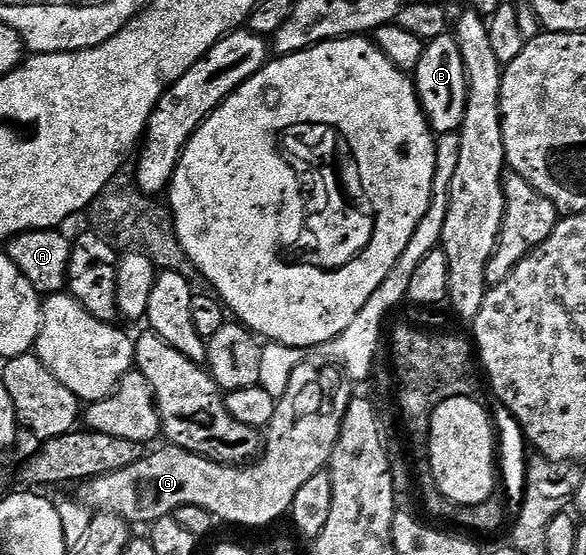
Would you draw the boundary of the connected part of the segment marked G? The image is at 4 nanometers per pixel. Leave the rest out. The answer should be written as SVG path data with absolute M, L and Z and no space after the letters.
M304 362L297 366L297 370L293 370L289 386L285 386L285 394L276 403L273 422L269 422L265 429L265 447L254 462L242 466L218 464L216 460L198 456L184 448L166 446L157 449L152 456L151 453L144 455L143 459L125 470L117 470L90 481L86 485L86 503L100 513L120 516L132 526L150 526L172 515L181 506L201 506L220 521L228 520L243 528L263 528L282 516L284 519L291 511L293 498L297 498L297 490L301 490L301 486L305 486L313 474L324 471L330 465L347 407L353 398L348 377L338 367L326 367L318 368L315 364Z

